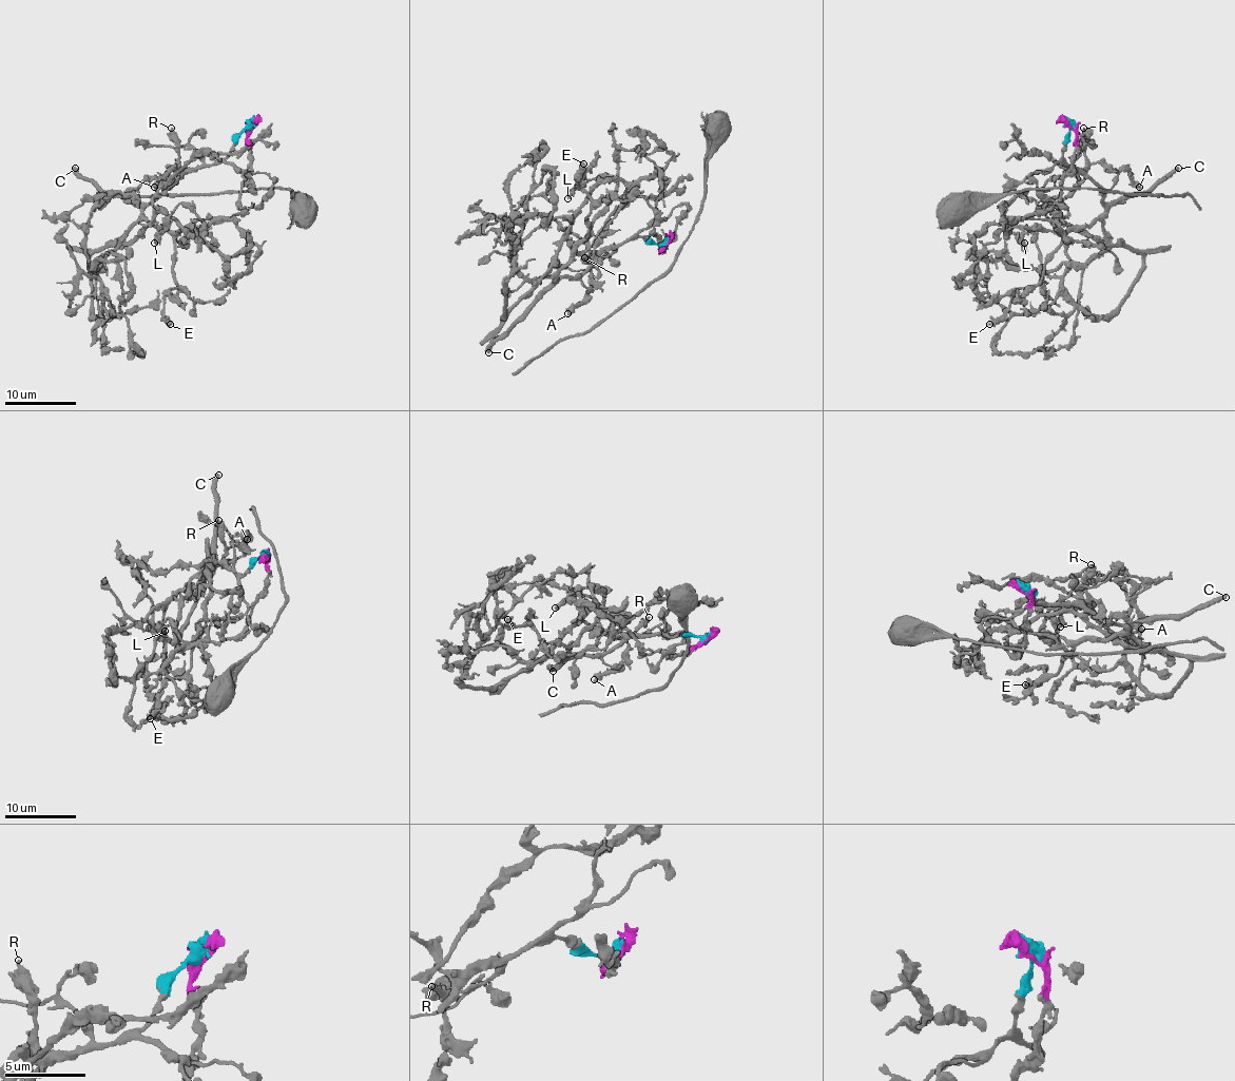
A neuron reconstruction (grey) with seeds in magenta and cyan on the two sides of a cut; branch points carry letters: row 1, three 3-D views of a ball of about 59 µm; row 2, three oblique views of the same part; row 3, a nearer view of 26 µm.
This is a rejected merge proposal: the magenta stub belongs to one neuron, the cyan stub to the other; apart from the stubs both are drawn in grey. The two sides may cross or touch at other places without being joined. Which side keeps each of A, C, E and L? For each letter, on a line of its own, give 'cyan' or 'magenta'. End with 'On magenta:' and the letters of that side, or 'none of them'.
A: cyan
C: cyan
E: cyan
L: cyan
On magenta: none of them

